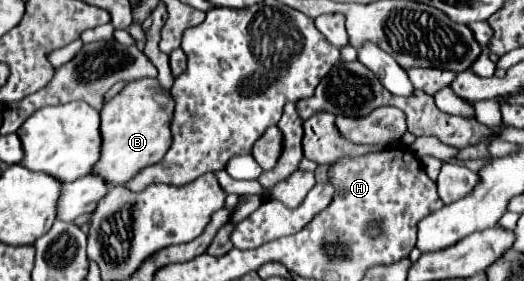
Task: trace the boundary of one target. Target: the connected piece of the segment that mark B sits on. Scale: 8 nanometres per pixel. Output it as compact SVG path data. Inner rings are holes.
M138 79L128 83L114 99L110 99L100 111L102 123L102 149L100 159L92 167L94 175L100 175L110 187L124 187L142 169L160 161L172 143L170 119L174 113L174 99L160 86L152 86L156 79Z

